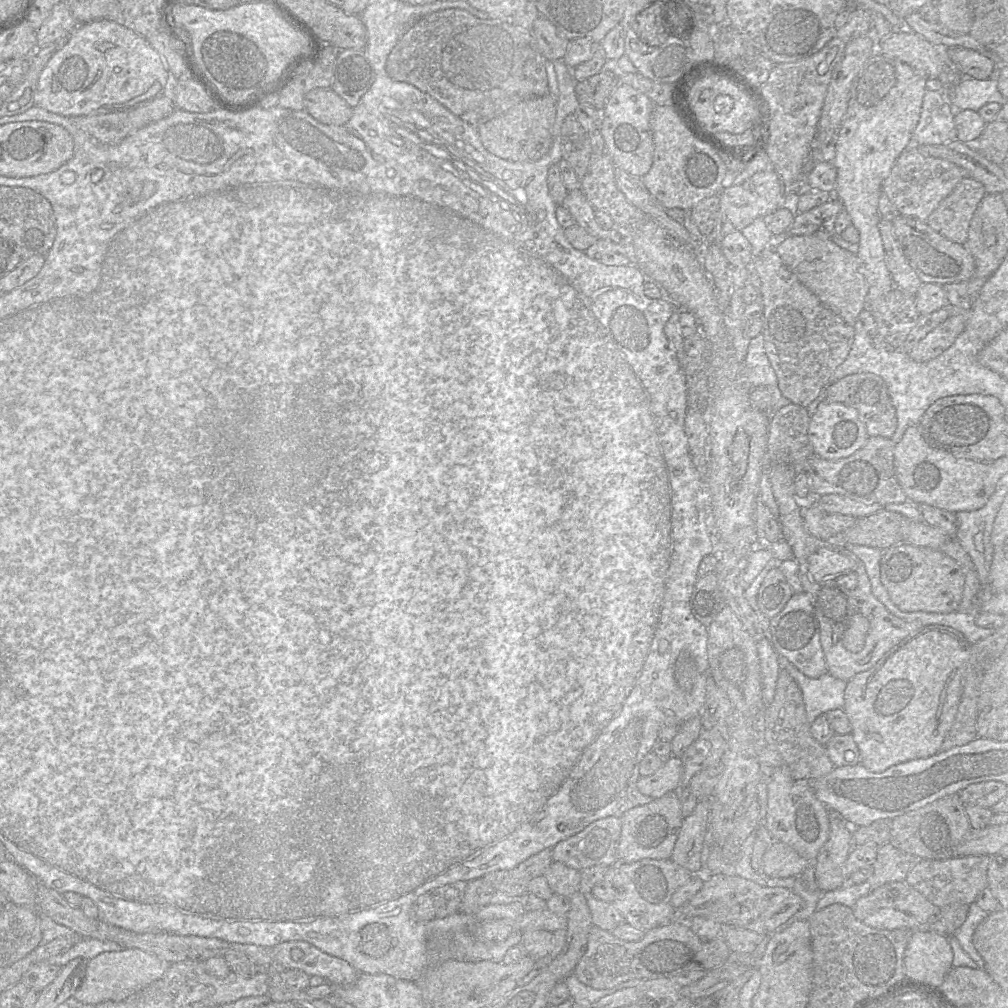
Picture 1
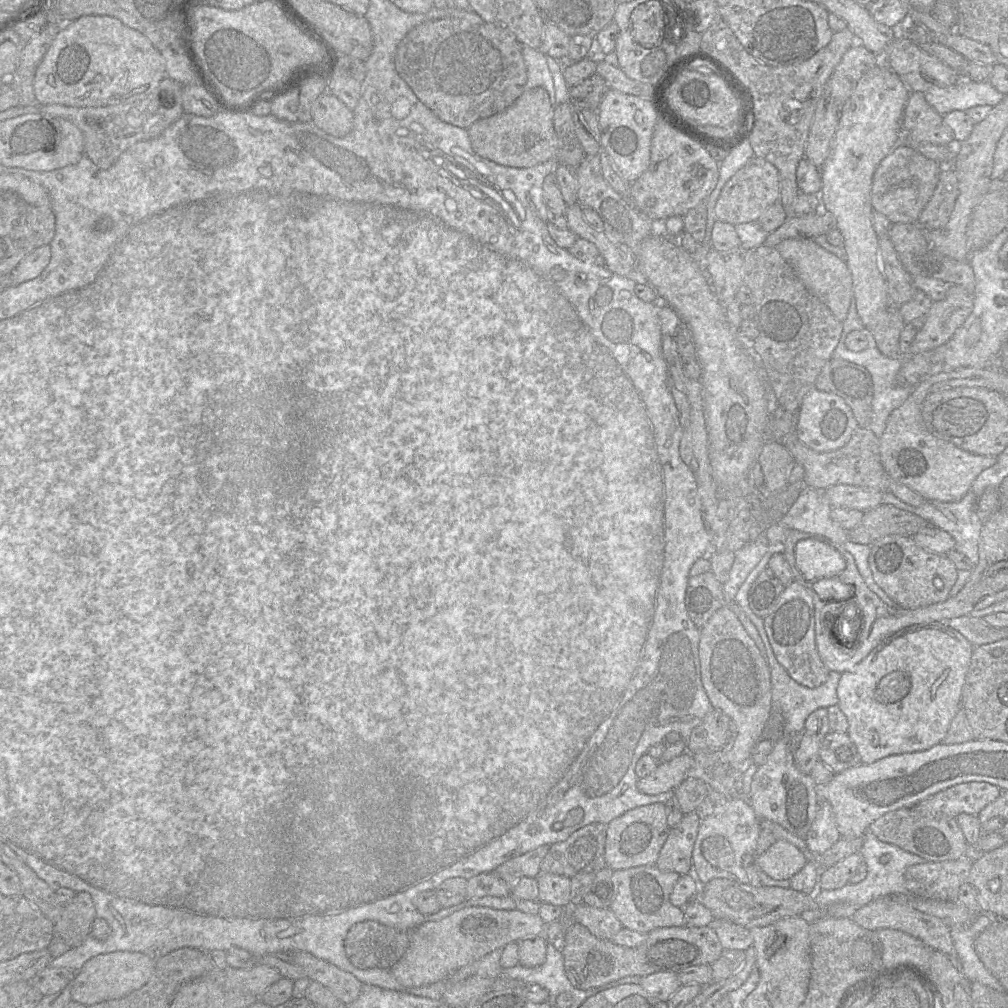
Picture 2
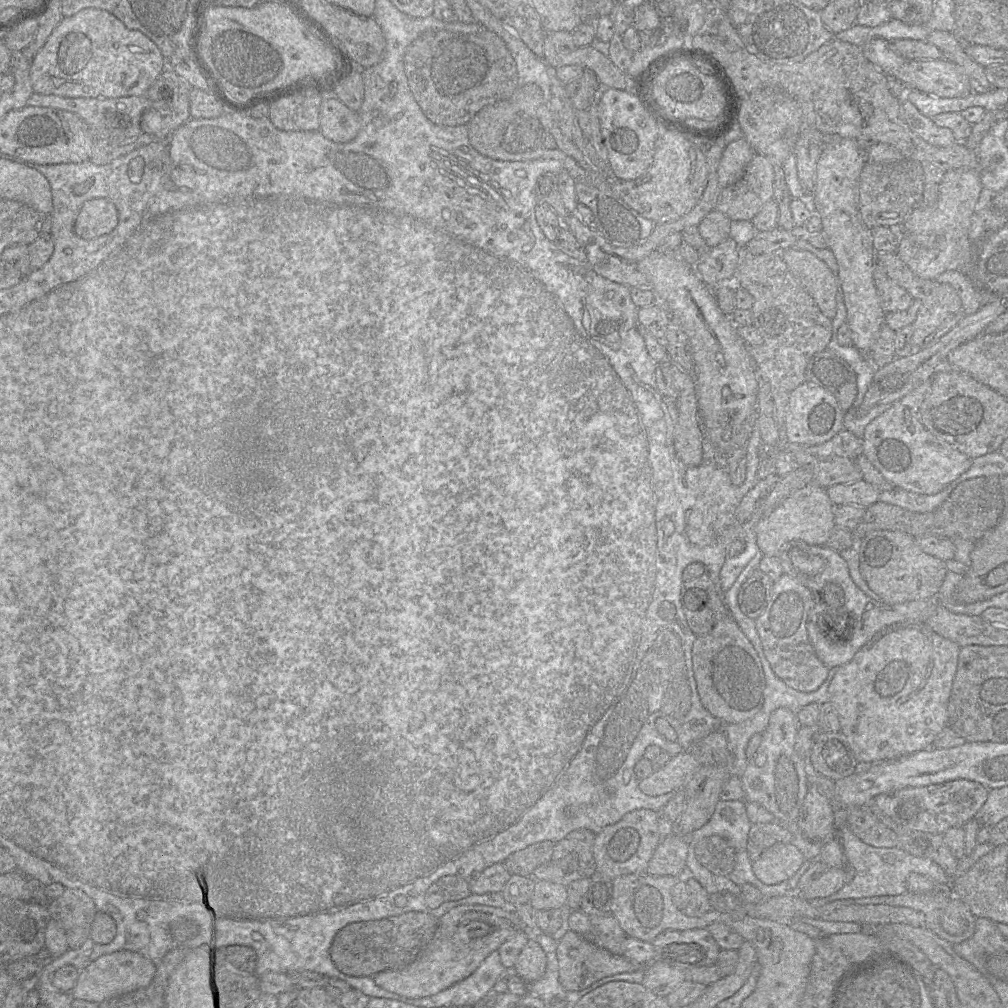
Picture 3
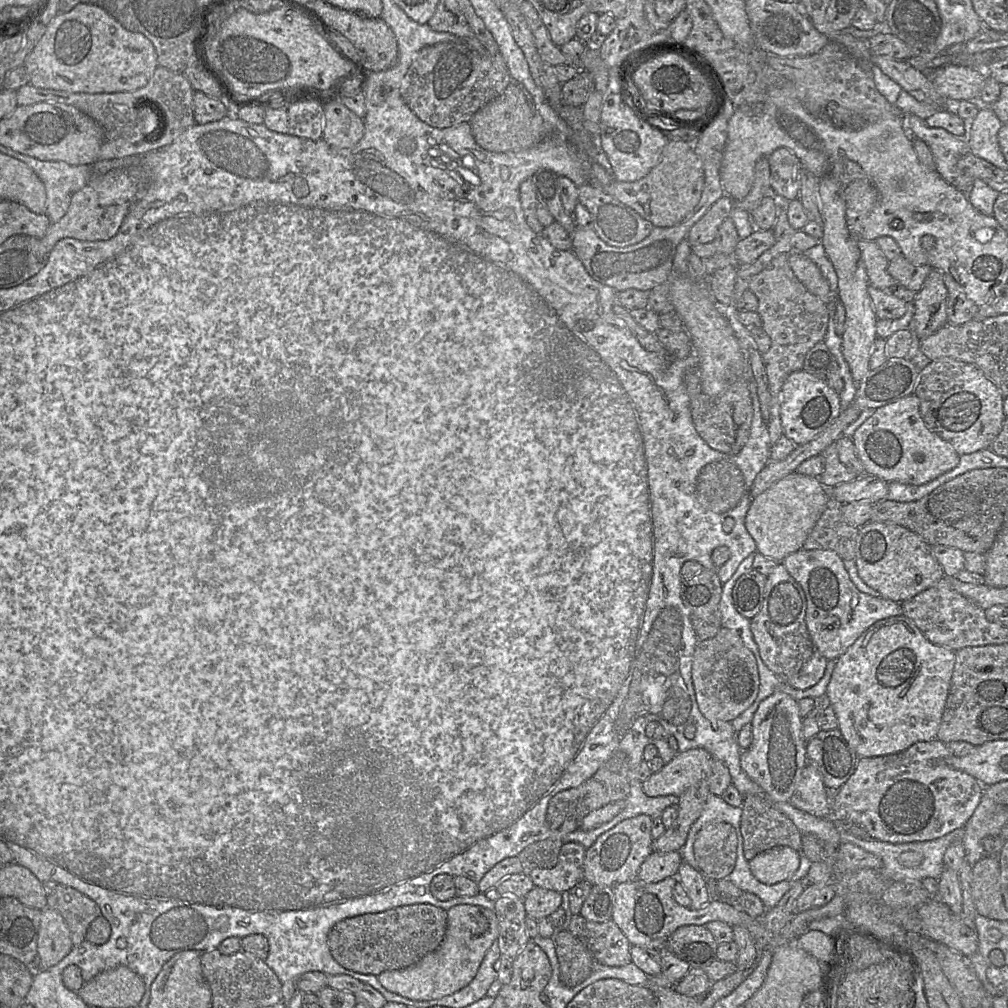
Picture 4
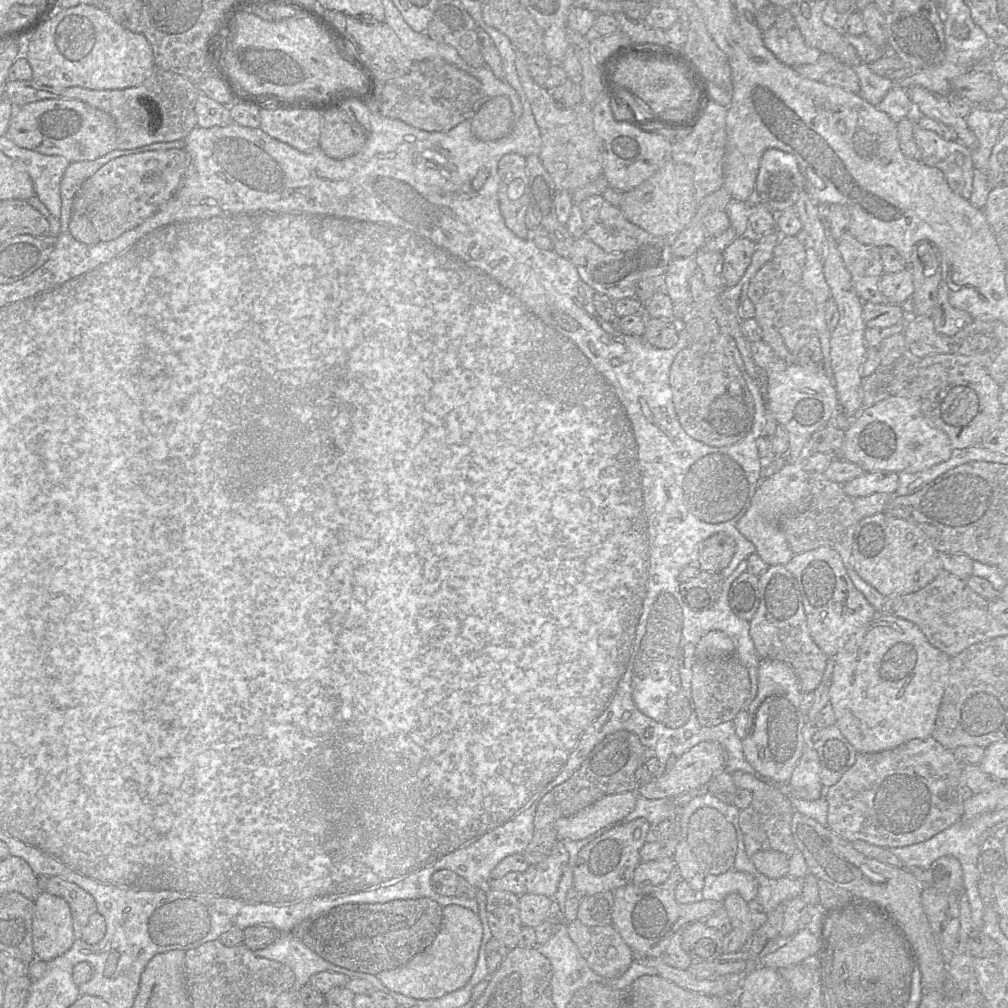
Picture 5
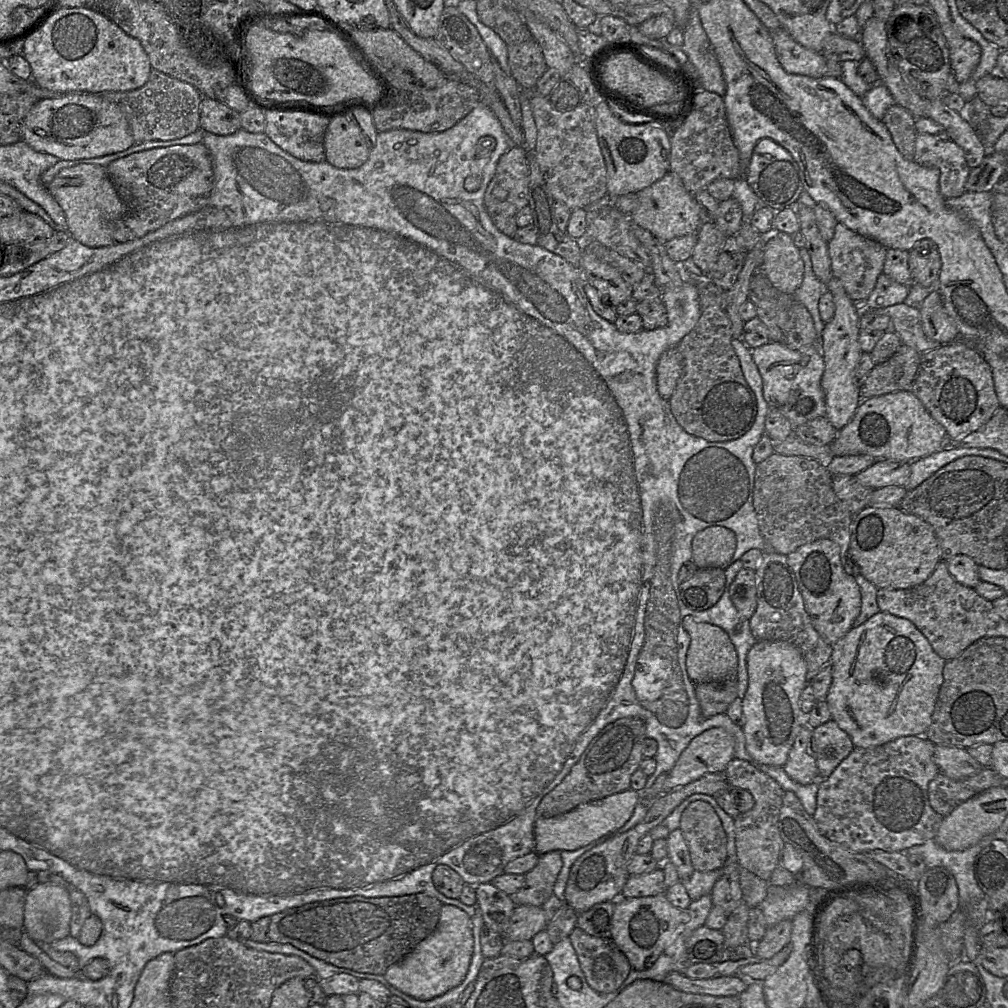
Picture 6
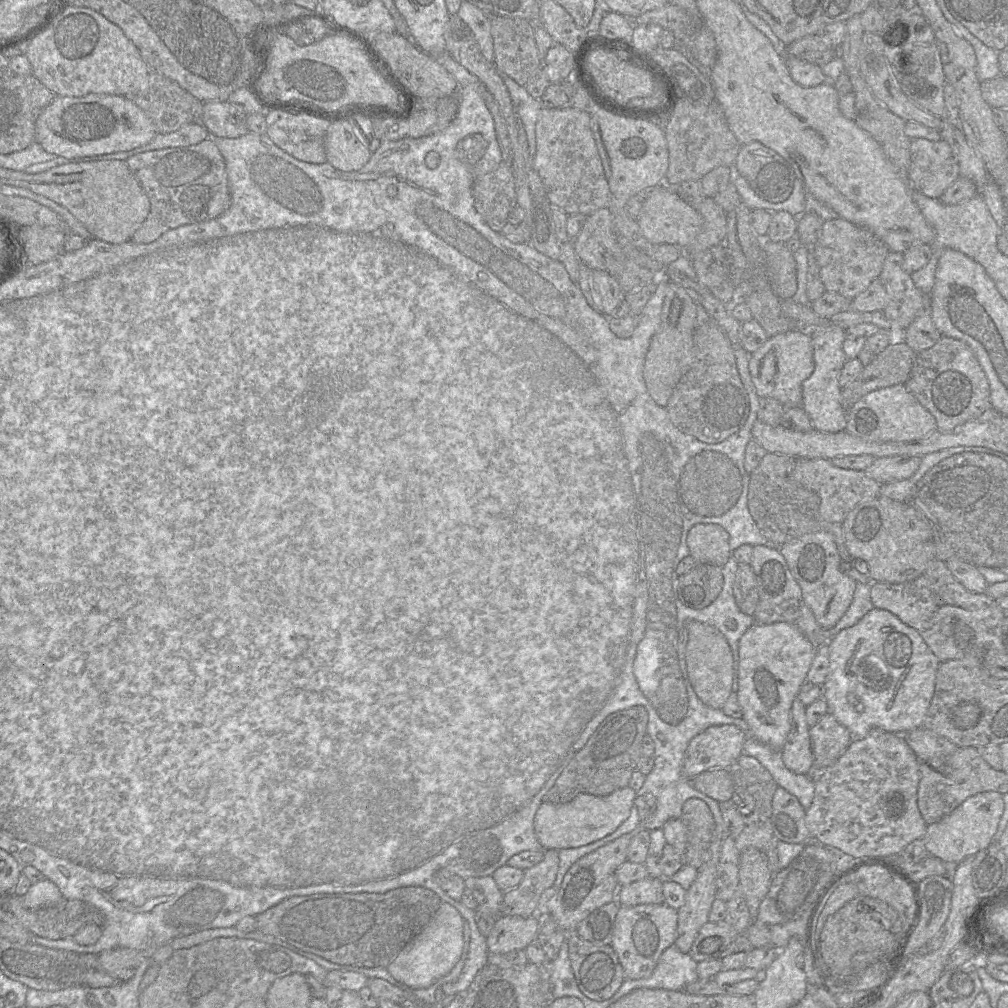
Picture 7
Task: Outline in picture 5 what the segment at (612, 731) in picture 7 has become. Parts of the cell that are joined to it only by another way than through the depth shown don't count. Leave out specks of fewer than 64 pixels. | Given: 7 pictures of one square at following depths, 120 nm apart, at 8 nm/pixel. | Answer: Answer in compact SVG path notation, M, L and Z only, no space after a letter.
M624 730L612 733L598 743L579 769L565 782L554 787L538 804L533 837L523 851L527 863L538 864L549 856L559 841L555 828L557 820L575 815L605 796L637 791L635 772L644 763L644 749L636 734Z

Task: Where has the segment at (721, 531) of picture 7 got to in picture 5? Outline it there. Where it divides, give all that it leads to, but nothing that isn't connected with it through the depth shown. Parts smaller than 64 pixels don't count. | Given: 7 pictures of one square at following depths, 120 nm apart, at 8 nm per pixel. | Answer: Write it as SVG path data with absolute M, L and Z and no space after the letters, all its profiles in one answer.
M723 532L715 533L701 543L698 568L708 572L721 572L728 566L734 553L734 539Z

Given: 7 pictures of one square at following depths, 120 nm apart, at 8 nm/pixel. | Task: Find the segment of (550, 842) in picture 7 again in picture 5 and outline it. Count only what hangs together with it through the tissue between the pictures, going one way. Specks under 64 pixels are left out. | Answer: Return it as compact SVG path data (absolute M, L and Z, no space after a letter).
M637 791L603 797L575 815L555 822L558 839L582 840L601 828L622 820L635 807Z

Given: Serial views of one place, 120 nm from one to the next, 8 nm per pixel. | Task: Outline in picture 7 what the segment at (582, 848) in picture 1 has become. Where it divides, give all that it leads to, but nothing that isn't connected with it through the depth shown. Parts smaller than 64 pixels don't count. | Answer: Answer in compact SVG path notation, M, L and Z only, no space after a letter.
M547 849L543 859L535 866L523 870L521 883L504 891L499 916L537 916L537 905L541 894L554 885L559 868L558 850Z

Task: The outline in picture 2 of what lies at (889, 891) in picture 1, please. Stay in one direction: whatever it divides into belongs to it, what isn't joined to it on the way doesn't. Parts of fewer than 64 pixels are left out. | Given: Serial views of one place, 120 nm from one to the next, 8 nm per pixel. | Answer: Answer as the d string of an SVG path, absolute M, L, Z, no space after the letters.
M904 896L879 897L856 910L851 920L861 928L870 931L882 929L901 931L921 940L933 951L939 951L947 956L955 956L951 929L941 919L913 908L909 899Z

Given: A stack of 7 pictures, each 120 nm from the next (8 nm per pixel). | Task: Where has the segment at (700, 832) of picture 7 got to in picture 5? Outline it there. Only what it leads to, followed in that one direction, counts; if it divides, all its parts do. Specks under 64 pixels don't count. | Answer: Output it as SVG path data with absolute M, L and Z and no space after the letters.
M702 807L690 816L686 841L704 874L720 875L733 869L736 831L715 809Z

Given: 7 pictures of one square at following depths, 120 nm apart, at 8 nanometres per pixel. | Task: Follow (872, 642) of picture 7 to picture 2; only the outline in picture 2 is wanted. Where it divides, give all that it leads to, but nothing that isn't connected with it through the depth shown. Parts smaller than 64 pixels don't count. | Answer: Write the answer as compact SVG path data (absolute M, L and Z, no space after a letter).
M945 622L919 624L902 628L887 636L852 671L841 673L836 688L837 706L847 719L847 734L857 748L861 764L872 764L891 755L928 750L942 741L952 719L961 707L962 688L974 648L958 631L947 626Z

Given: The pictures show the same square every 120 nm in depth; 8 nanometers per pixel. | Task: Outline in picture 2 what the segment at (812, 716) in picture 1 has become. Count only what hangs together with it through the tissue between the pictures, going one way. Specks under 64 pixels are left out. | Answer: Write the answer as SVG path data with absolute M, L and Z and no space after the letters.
M765 647L765 660L767 662L771 681L772 710L781 713L784 720L785 732L791 736L802 734L806 718L816 709L828 708L837 705L836 688L841 673L830 671L827 680L816 688L808 688L793 680L784 667L774 657L771 647Z

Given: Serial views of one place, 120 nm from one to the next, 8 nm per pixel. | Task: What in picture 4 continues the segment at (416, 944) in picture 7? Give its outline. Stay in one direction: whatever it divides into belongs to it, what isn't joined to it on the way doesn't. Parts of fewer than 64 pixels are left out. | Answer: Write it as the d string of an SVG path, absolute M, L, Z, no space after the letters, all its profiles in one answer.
M474 905L453 906L447 911L446 933L439 947L412 966L381 973L378 981L386 990L416 1001L451 995L472 981L498 935L499 924L494 911Z

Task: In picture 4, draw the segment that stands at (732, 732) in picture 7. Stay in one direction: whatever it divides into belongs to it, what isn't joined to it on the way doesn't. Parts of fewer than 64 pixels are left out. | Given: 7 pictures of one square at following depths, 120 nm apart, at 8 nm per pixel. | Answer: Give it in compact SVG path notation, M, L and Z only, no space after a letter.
M703 748L677 753L663 768L652 773L641 783L642 791L649 797L680 796L689 787L705 779L705 769L712 758Z

